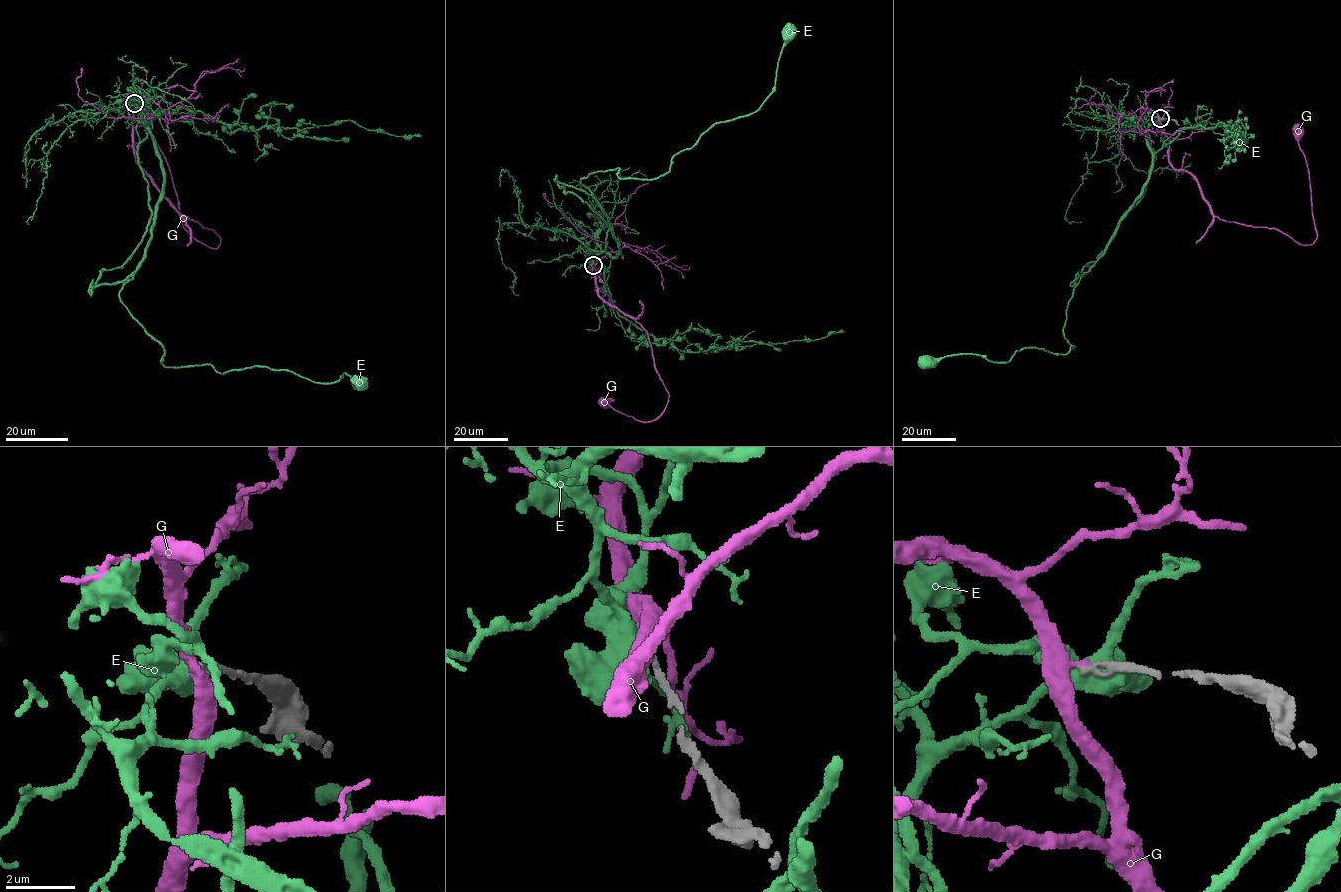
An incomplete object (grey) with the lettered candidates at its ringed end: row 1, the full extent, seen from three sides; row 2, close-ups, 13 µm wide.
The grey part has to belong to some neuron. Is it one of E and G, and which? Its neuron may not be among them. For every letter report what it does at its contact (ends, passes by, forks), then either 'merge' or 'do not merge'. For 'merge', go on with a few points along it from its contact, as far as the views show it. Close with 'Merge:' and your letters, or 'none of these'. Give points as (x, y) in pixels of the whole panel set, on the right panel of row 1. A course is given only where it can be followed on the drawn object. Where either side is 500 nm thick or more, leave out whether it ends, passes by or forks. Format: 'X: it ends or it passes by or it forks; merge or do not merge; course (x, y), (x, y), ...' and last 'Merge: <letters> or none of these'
E: do not merge
G: it ends; do not merge
Merge: none of these

